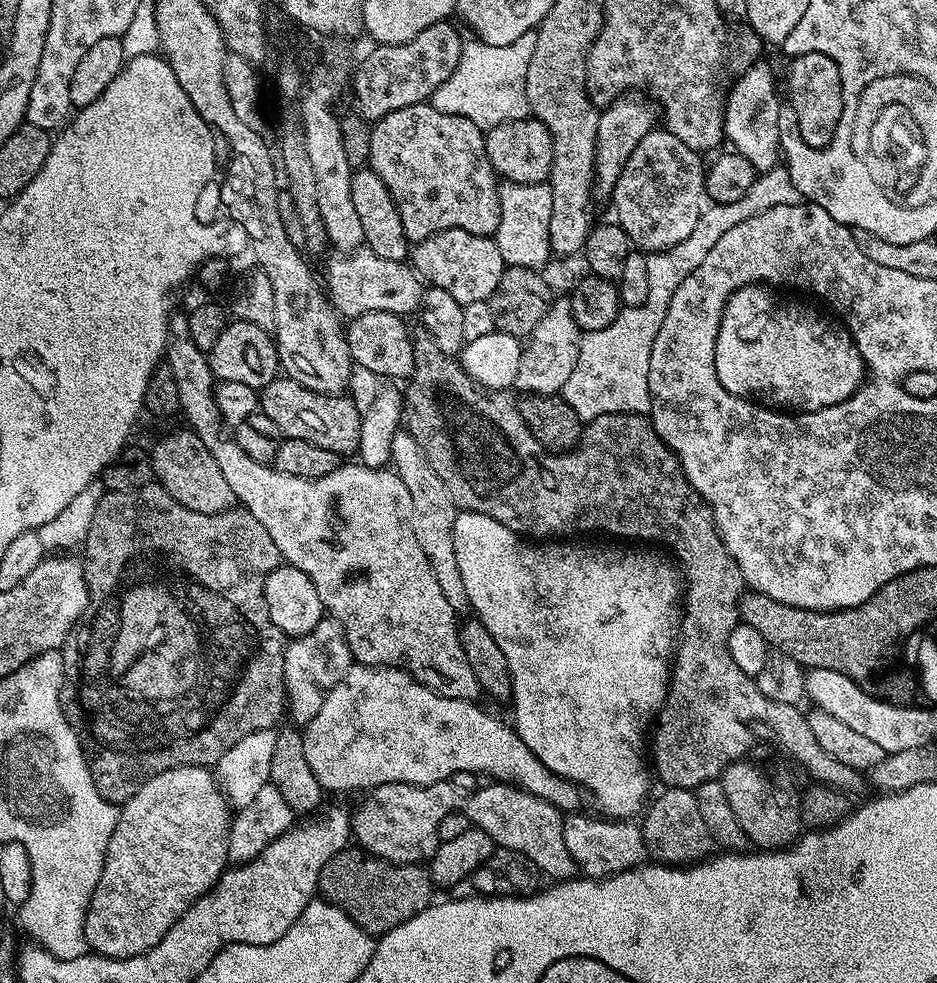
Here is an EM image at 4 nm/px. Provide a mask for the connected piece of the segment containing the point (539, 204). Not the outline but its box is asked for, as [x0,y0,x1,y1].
[494,184,554,269]

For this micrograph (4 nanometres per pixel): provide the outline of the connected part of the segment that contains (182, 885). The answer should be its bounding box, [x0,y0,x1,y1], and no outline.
[83,766,230,960]

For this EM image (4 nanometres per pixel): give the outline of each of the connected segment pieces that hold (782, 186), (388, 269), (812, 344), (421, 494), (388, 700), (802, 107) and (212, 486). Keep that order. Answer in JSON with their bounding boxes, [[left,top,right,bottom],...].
[[562,167,801,422],[326,250,425,318],[714,282,866,413],[391,430,468,614],[303,666,577,814],[782,54,846,148],[150,431,234,514]]

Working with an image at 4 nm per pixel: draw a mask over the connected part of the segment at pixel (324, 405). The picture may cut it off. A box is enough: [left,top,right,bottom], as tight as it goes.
[258,378,362,454]

